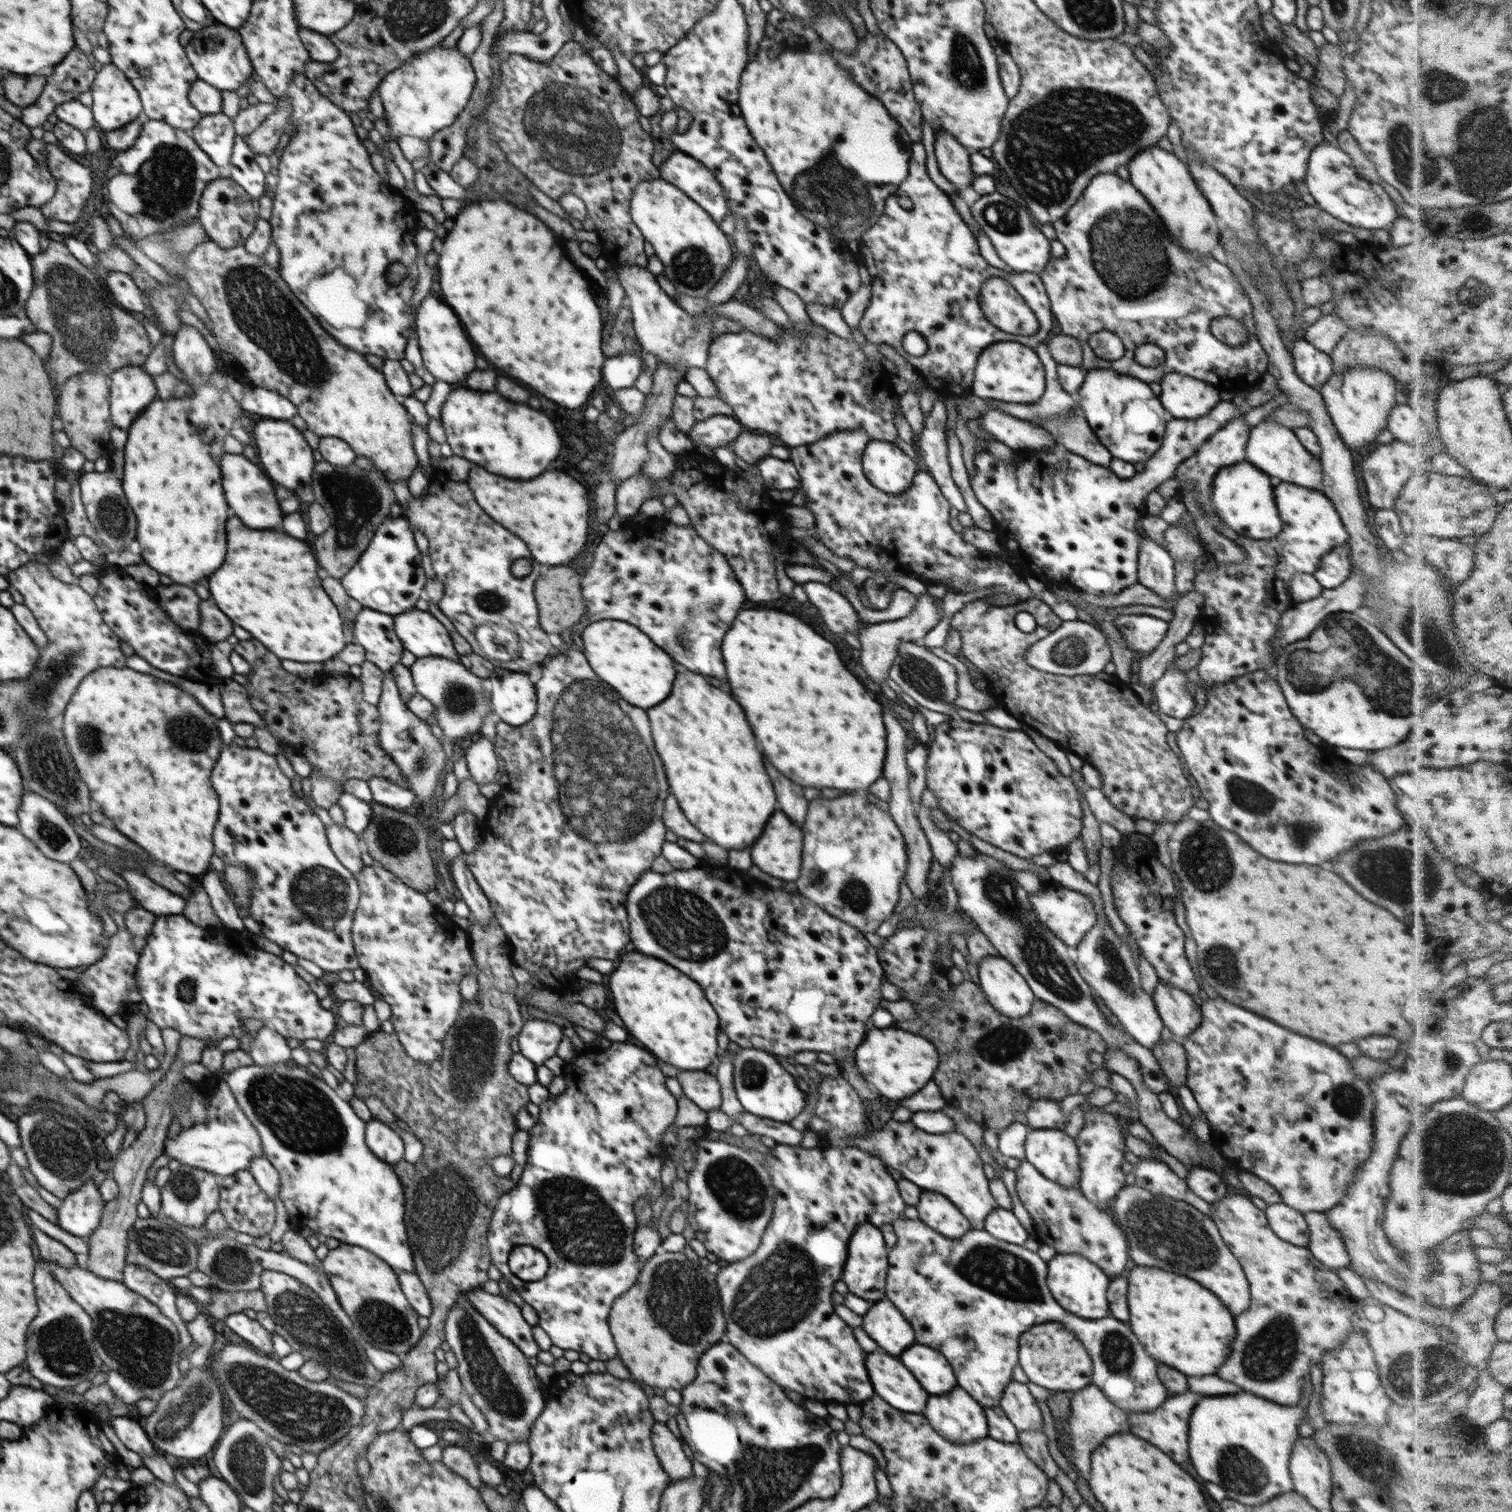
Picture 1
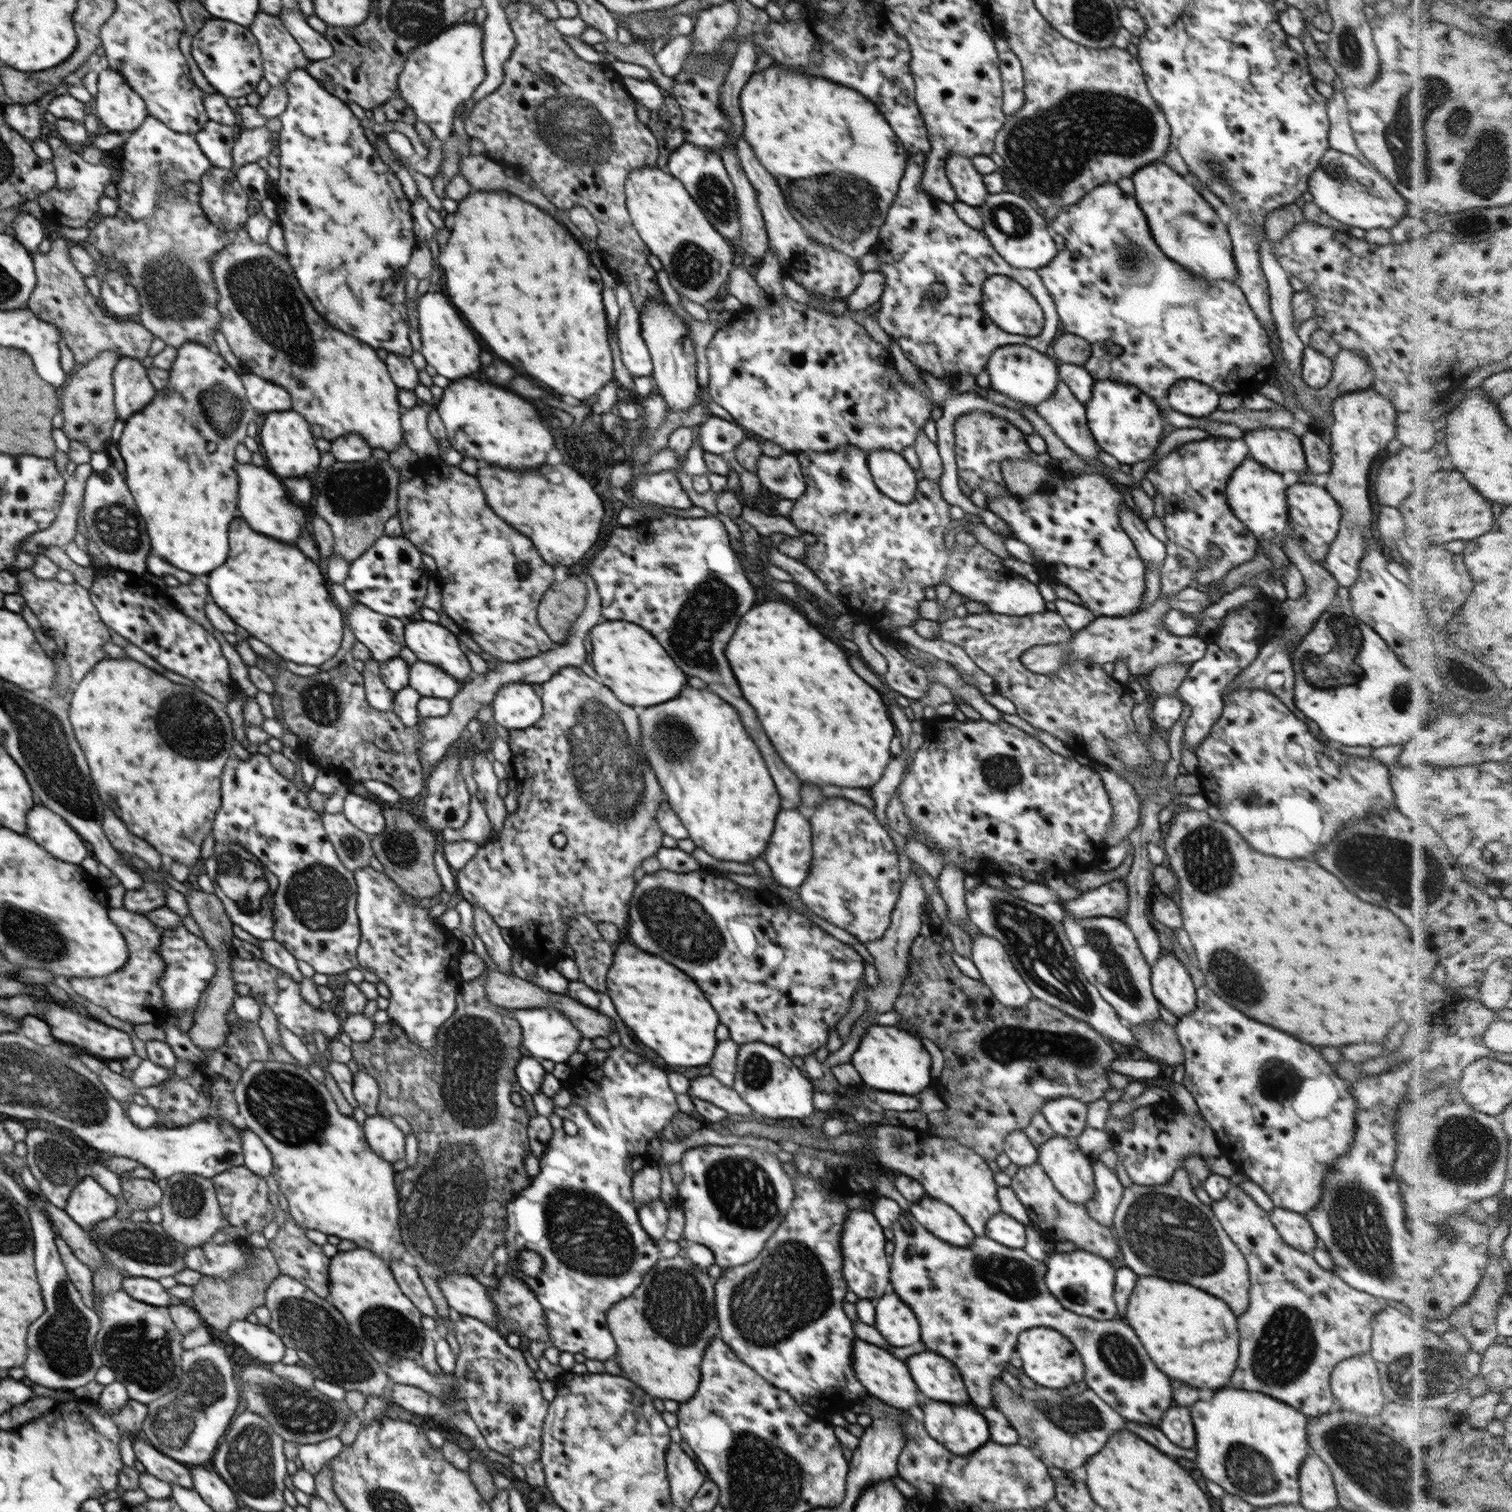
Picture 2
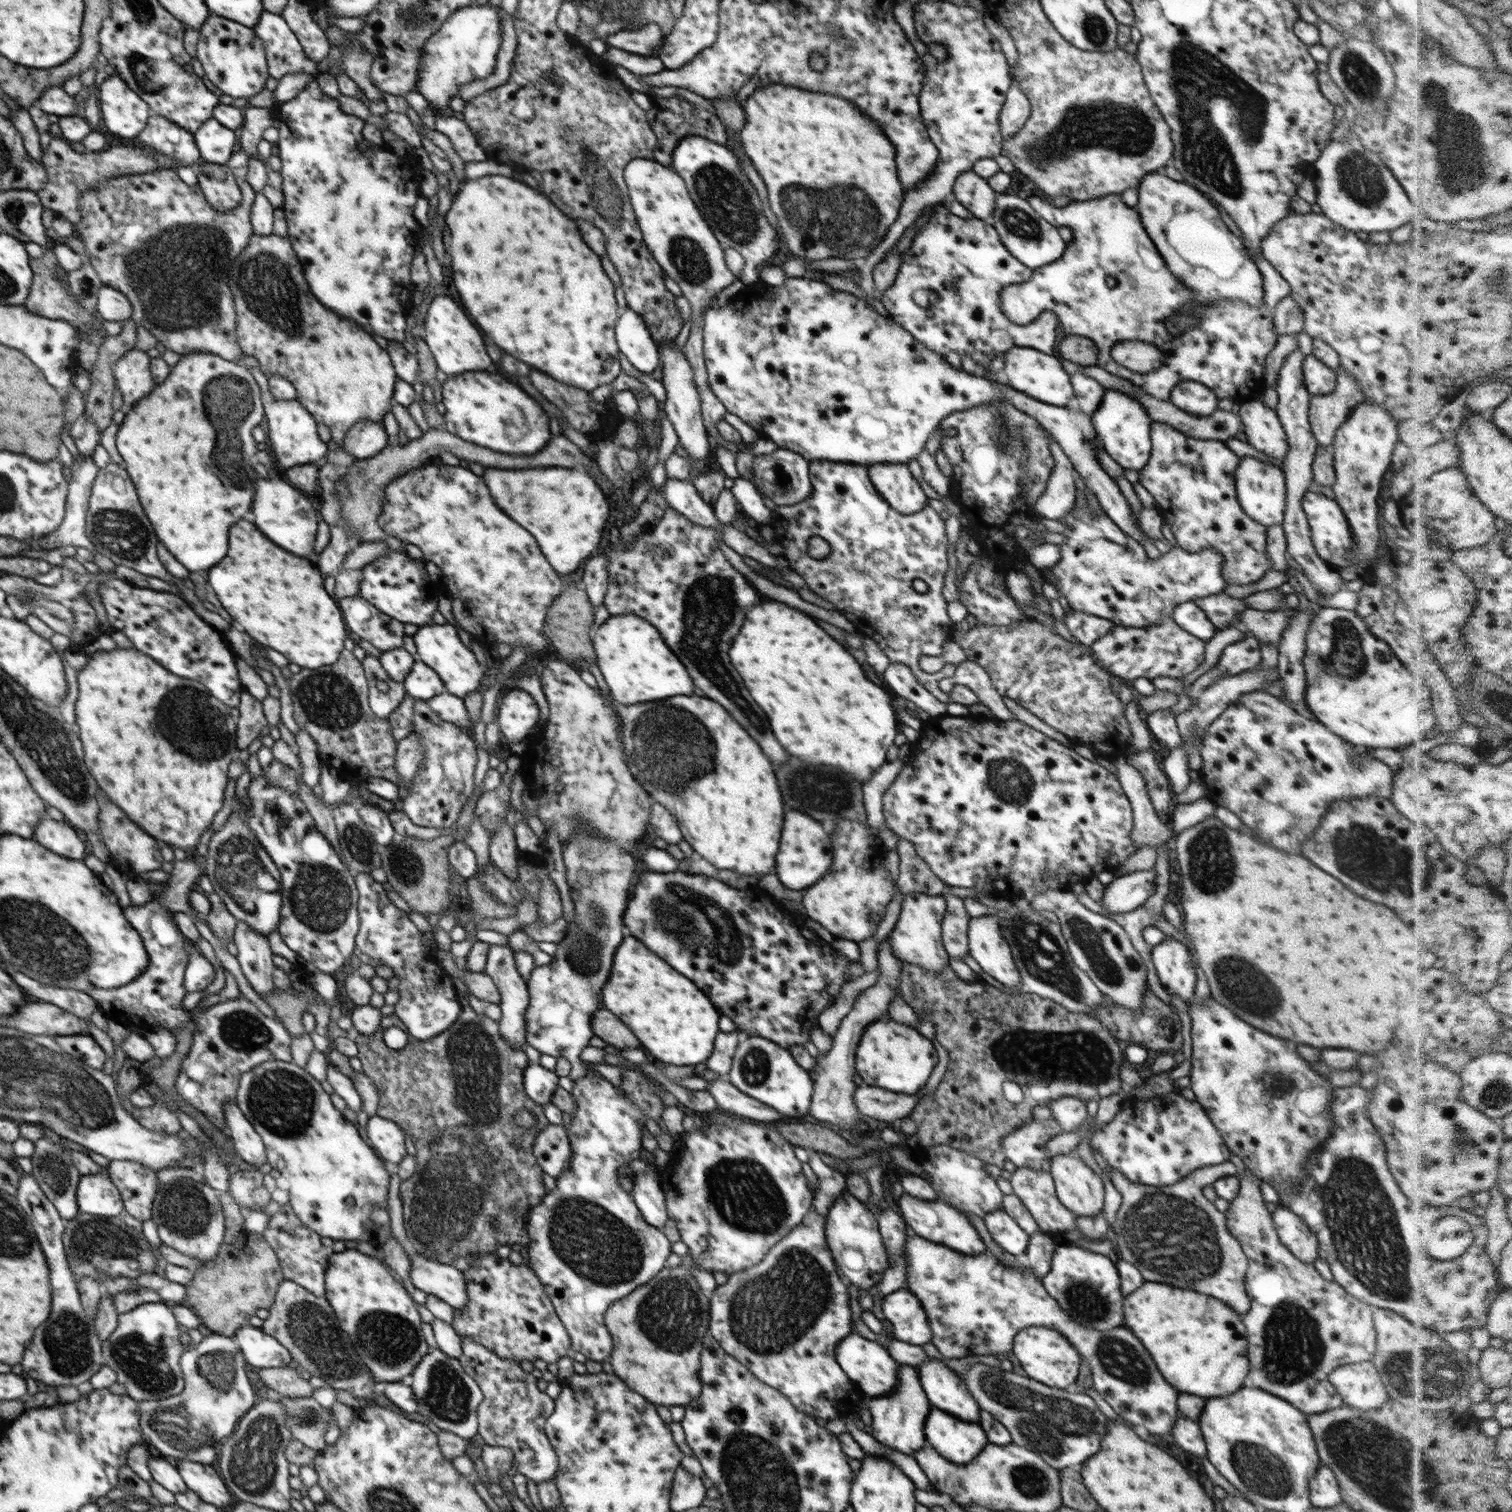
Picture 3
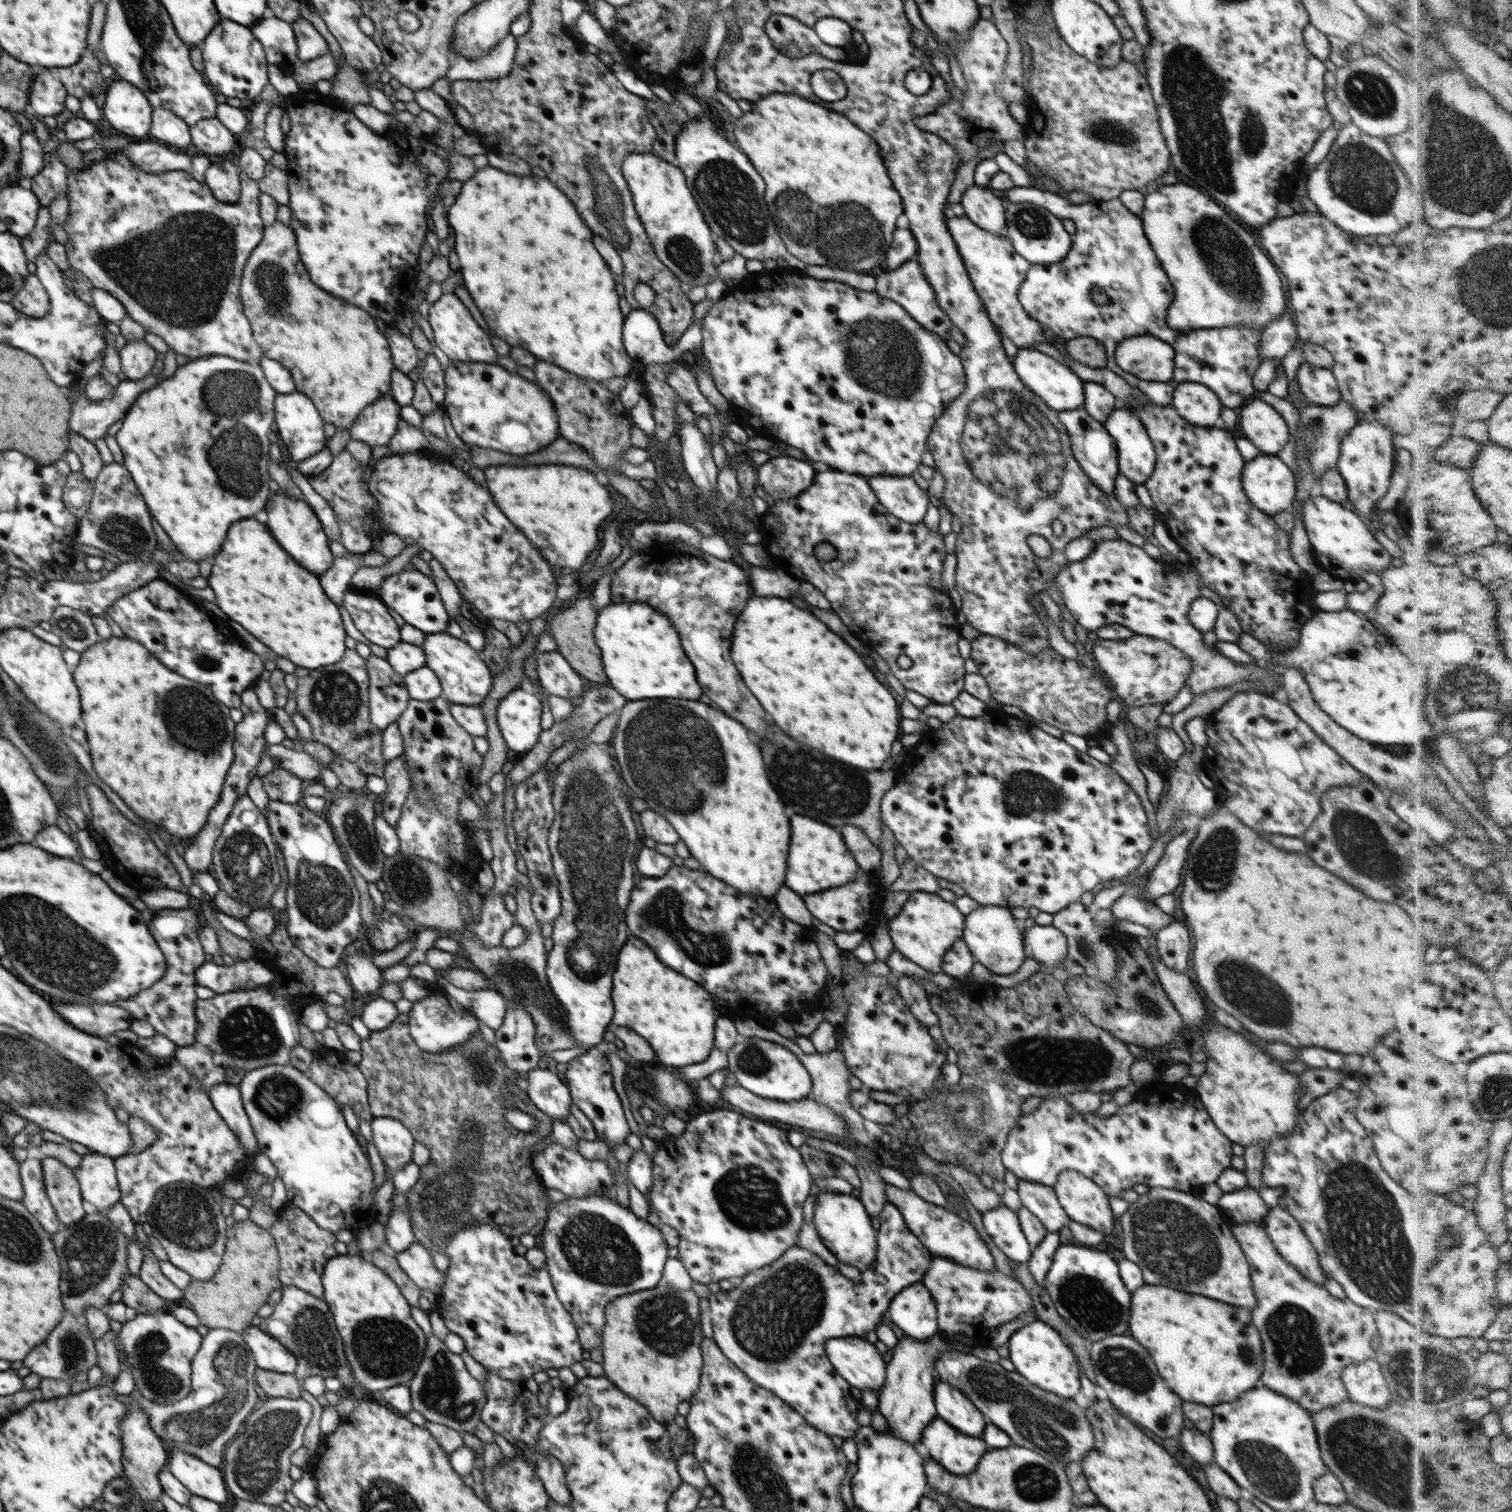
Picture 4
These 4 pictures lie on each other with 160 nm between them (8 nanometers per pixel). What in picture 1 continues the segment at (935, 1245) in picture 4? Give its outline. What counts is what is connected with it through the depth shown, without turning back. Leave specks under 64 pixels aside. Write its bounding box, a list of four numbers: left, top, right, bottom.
[915,1190,970,1238]

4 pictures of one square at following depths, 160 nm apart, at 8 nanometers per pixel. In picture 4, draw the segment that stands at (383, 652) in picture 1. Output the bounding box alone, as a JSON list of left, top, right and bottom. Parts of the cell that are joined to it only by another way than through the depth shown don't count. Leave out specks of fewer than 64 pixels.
[343,591,401,648]

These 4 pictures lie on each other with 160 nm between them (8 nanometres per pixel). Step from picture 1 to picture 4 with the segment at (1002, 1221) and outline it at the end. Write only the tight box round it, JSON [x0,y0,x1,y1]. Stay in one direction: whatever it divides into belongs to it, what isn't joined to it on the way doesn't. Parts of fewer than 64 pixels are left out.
[982,1204,1034,1263]

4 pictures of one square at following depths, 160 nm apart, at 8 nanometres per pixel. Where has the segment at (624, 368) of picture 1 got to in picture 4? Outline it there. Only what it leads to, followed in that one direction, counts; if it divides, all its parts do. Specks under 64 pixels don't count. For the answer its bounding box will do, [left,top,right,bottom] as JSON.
[623,309,682,365]

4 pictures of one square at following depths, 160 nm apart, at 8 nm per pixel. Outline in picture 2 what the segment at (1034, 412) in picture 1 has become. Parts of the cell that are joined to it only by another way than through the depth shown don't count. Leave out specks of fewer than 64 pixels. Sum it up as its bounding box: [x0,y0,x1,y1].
[1036,379,1098,458]

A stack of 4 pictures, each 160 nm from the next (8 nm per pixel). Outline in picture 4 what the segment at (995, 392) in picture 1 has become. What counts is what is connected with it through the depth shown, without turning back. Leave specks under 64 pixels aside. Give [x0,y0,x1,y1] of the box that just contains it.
[1012,348,1085,411]

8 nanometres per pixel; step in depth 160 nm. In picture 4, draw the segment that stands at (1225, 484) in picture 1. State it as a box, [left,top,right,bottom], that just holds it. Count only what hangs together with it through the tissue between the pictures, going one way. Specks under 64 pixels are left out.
[1242,454,1297,517]

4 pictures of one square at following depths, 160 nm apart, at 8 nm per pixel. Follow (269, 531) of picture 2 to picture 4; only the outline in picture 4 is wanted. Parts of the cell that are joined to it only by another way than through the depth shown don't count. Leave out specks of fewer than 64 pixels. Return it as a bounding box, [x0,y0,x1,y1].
[266,491,335,576]

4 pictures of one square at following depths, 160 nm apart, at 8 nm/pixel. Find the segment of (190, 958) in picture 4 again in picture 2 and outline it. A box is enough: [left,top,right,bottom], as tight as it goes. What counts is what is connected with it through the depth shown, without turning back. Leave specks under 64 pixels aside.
[70,907,167,1025]

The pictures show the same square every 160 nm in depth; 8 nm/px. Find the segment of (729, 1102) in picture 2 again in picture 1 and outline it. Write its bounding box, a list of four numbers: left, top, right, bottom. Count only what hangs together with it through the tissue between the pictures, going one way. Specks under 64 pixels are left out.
[676,1071,722,1110]

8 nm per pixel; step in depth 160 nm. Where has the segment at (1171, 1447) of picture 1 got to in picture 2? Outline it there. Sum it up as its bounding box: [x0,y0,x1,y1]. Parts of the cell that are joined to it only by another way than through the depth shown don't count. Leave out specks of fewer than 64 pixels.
[1158,1404,1196,1448]

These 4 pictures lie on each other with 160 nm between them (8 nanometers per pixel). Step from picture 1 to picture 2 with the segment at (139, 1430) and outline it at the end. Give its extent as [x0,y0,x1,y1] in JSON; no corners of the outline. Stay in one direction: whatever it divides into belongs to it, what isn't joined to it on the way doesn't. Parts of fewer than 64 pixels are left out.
[132,1436,193,1488]

